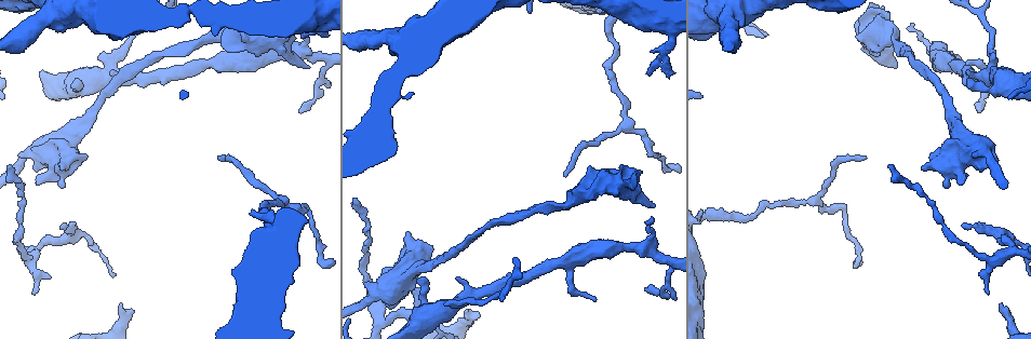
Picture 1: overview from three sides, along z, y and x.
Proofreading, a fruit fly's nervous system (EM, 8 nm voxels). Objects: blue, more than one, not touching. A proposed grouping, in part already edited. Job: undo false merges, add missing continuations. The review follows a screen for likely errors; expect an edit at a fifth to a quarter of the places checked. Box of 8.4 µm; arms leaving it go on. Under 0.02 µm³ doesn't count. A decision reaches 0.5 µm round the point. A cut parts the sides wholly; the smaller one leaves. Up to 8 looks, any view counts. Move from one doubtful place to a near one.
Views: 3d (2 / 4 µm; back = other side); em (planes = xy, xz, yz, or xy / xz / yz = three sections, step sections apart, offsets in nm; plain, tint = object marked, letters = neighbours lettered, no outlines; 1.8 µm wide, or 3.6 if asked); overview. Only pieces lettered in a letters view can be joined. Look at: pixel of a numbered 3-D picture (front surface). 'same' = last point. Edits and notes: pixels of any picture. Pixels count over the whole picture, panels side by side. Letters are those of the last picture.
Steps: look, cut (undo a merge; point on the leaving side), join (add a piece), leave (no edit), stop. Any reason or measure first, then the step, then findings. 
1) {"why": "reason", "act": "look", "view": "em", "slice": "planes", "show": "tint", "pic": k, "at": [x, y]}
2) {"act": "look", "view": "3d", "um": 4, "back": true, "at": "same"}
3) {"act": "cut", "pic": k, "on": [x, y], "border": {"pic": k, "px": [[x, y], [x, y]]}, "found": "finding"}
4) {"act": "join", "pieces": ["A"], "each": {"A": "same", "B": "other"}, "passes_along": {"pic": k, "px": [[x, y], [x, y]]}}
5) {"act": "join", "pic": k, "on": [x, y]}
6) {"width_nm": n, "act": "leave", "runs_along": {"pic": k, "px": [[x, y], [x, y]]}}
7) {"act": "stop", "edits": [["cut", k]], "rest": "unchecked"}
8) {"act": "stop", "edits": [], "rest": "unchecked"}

{"why": "free end", "act": "look", "view": "3d", "um": 2, "pic": 1, "at": [652, 71]}

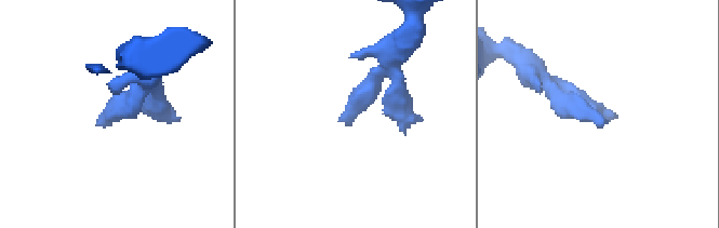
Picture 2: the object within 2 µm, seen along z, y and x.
{"act": "look", "view": "em", "slice": "planes", "show": "letters", "pic": 2, "at": [599, 127]}

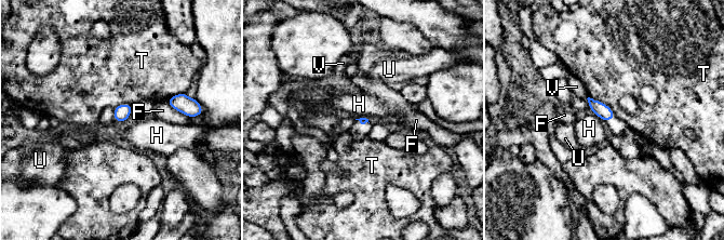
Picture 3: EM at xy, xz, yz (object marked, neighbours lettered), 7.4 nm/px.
{"act": "leave", "each": {"F": "other", "H": "other", "T": "other", "U": "other", "V": "other"}, "border": {"pic": 3, "px": [[592, 111], [604, 121]]}, "found": "none of them fits"}

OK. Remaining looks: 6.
{"why": "branch stops here", "act": "look", "view": "em", "slice": "planes", "show": "letters", "pic": 1, "at": [594, 300]}

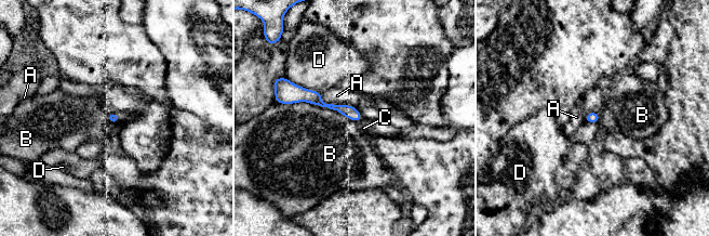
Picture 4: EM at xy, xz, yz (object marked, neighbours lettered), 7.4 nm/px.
{"width_nm": 80, "act": "leave", "each": {"A": "other", "B": "other", "C": "other", "D": "other"}, "border": {"pic": 4, "px": [[281, 103], [326, 106], [357, 122]]}, "found": "no lettered piece goes on from it"}

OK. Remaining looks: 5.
{"why": "branch stops here", "act": "look", "view": "3d", "um": 2, "back": true, "pic": 1, "at": [78, 79]}

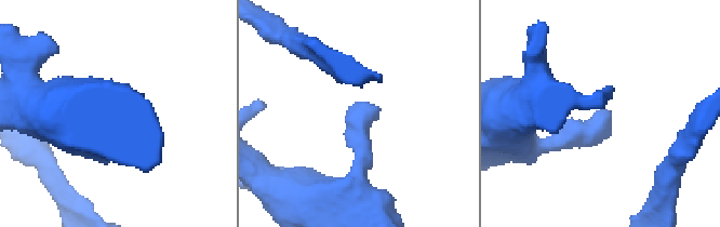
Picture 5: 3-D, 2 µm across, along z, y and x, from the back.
{"why": "now the EM", "act": "look", "view": "em", "slice": "yz", "step": 8, "show": "tint", "pic": 5, "at": [611, 113]}

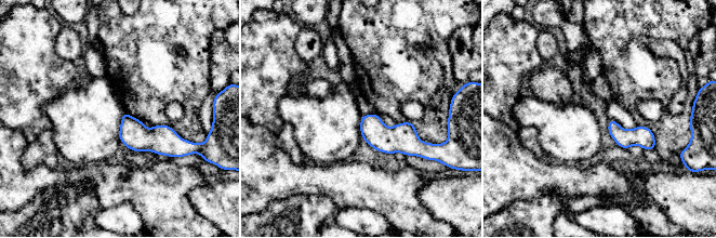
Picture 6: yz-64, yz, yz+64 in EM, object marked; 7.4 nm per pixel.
{"why": "another direction", "act": "look", "view": "em", "slice": "planes", "show": "letters", "at": "same"}

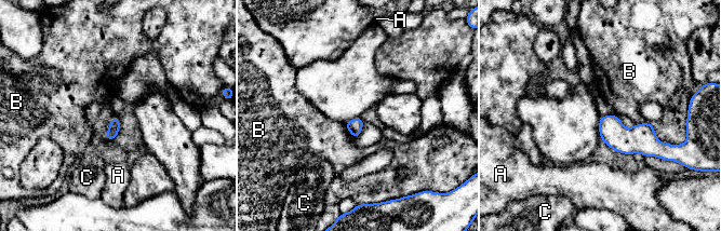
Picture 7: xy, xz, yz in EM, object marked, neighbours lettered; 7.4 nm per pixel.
{"act": "leave", "each": {"A": "other", "B": "other", "C": "other"}, "border": {"pic": 7, "px": [[652, 124], [655, 135], [670, 144]]}, "found": "no lettered piece goes on from it"}

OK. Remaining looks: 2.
{"act": "look", "view": "3d", "um": 4, "pic": 1, "at": [62, 224]}

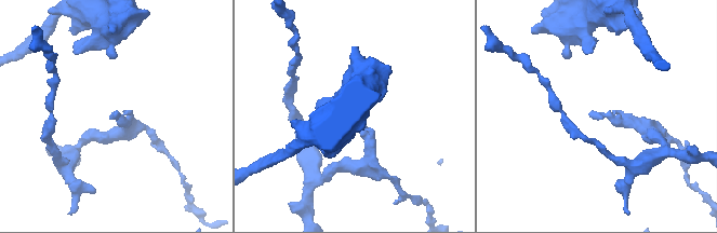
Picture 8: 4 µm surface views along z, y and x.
{"act": "look", "view": "em", "slice": "planes", "show": "letters", "pic": 8, "at": [591, 115]}

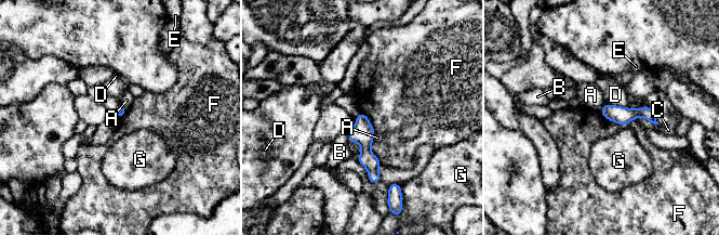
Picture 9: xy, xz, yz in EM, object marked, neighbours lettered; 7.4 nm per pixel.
{"act": "leave", "each": {"A": "other", "B": "other", "C": "other", "D": "other", "E": "other", "F": "other", "G": "other"}, "runs_along": {"pic": 9, "px": [[361, 116], [374, 179]]}, "found": "no lettered piece goes on from it"}

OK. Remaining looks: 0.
{"act": "stop", "edits": [], "rest": "unchecked"}

